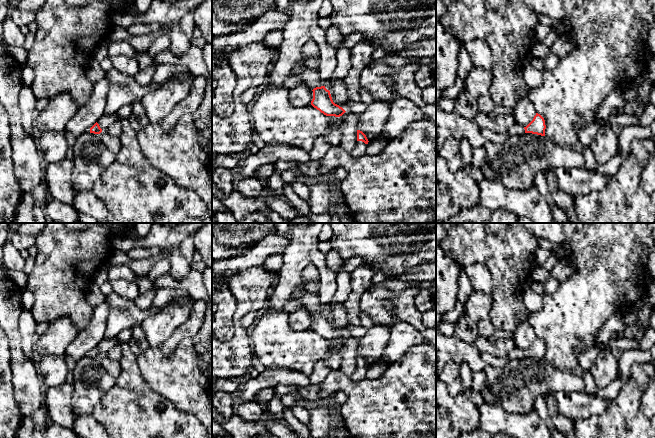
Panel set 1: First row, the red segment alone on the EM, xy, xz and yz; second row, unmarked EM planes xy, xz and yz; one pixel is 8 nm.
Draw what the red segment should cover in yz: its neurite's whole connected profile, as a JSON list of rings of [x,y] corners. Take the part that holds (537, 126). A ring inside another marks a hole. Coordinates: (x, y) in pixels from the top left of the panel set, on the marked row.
[[[536,113],[533,120],[526,127],[514,124],[507,128],[507,130],[505,131],[505,135],[511,136],[522,135],[524,133],[532,133],[545,136],[545,129],[546,125],[544,118],[540,114]]]

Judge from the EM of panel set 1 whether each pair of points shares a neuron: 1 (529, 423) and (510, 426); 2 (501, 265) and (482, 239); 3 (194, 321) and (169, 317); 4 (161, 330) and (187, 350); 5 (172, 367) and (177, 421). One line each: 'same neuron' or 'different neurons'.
1: same neuron
2: same neuron
3: different neurons
4: different neurons
5: different neurons

